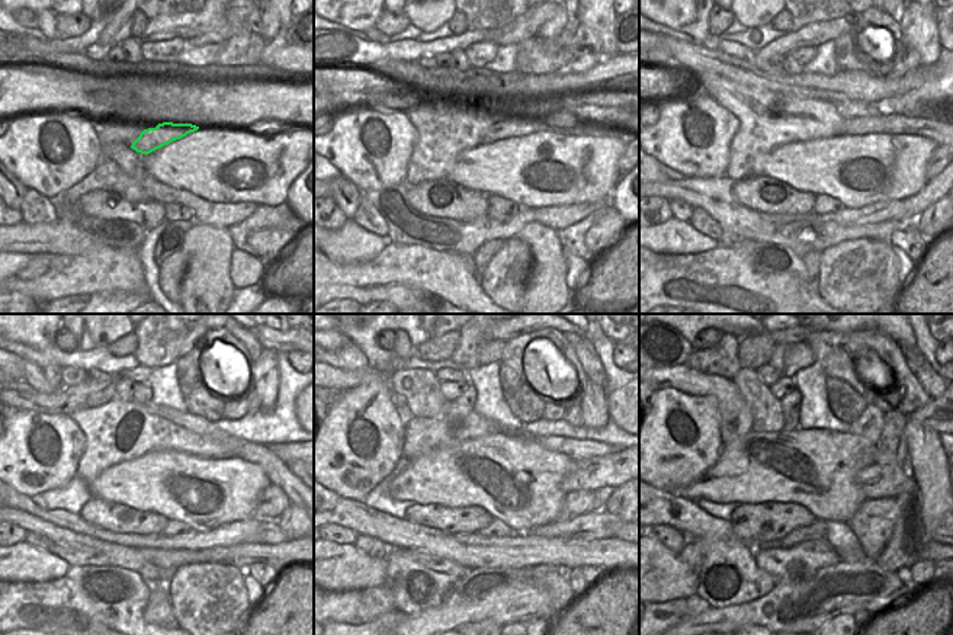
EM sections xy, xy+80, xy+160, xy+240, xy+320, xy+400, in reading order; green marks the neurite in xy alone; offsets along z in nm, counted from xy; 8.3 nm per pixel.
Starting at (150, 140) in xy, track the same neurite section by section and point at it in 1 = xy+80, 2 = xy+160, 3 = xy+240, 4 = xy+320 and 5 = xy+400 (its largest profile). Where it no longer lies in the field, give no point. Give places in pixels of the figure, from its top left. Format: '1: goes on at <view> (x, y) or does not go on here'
1: goes on at xy+80 (562, 121)
2: goes on at xy+160 (934, 128)
3: goes on at xy+240 (276, 470)
4: does not go on here
5: does not go on here

